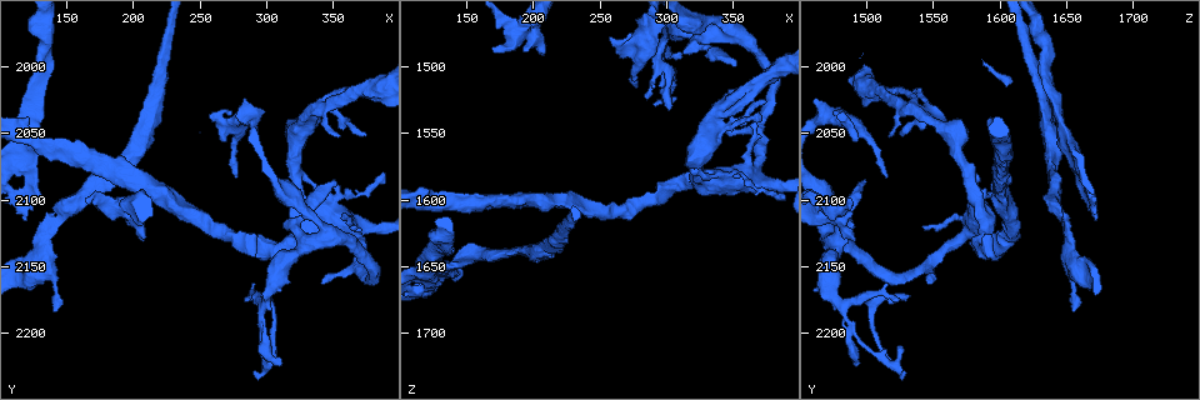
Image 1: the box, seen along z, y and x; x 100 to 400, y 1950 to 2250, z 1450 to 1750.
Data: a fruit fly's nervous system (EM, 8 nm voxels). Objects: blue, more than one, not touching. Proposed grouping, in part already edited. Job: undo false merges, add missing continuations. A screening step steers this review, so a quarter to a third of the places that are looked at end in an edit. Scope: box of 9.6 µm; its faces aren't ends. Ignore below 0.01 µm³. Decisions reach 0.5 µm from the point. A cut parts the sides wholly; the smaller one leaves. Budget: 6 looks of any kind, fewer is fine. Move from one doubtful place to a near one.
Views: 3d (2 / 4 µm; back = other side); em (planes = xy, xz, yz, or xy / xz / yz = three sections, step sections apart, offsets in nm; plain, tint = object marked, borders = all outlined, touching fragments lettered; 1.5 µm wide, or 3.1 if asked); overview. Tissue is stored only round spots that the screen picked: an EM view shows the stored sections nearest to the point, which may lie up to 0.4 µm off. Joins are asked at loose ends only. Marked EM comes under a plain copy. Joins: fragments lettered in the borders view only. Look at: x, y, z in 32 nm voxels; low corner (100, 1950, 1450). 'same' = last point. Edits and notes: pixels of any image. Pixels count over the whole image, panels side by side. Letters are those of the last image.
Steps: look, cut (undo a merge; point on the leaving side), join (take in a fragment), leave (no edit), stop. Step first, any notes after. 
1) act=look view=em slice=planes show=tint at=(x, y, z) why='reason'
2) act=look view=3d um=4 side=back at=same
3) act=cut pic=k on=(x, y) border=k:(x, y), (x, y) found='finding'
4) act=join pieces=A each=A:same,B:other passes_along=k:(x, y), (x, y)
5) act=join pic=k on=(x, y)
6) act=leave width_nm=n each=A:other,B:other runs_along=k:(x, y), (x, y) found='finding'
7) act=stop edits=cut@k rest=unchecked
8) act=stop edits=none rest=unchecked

act=look view=3d um=2 at=(166, 2100, 1488) why='an open end'

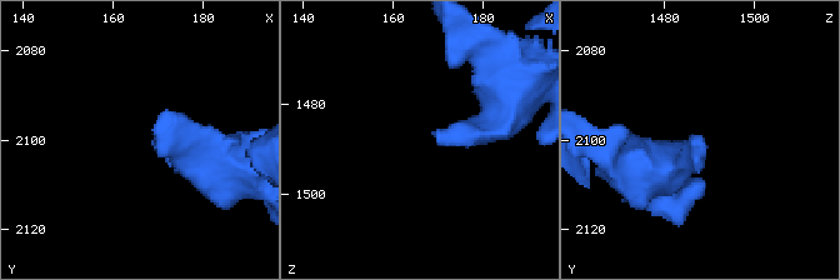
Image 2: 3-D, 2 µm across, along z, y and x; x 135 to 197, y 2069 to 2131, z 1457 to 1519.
act=look view=em um=3.1 slice=yz step=16 show=borders at=(168, 2100, 1487) why='need the tissue'

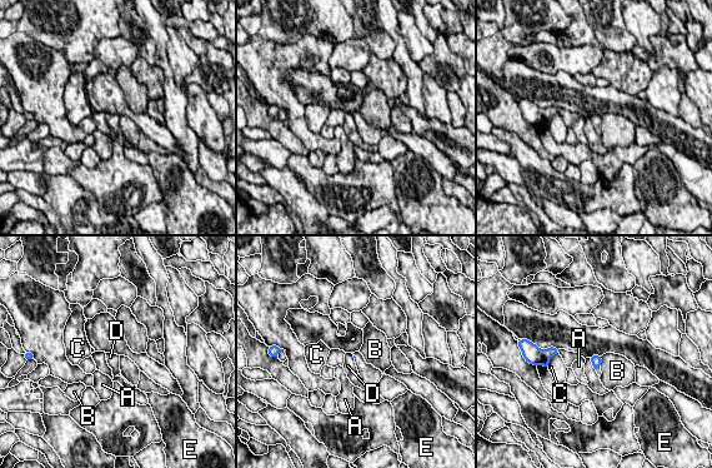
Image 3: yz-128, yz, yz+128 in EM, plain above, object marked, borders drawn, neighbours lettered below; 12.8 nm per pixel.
act=look view=em um=3.1 slice=planes show=borders at=same

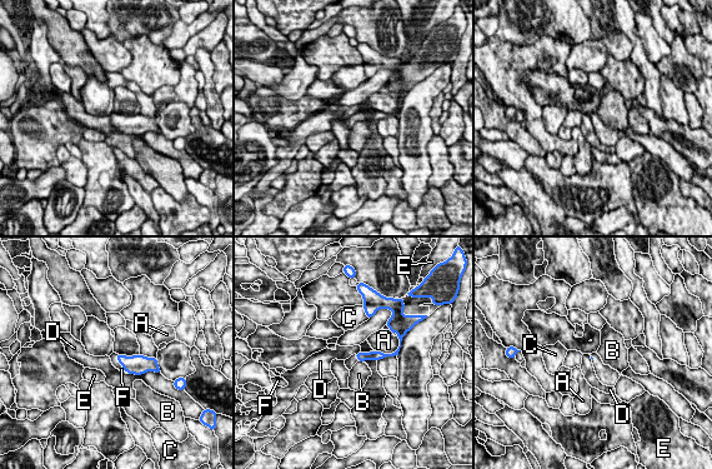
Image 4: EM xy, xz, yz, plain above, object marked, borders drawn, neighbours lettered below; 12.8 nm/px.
act=join pieces=F each=A:other,B:other,C:other,D:other,E:other,F:same found='the neuron continues'

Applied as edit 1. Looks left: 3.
act=look view=em slice=planes show=borders at=(284, 2174, 1526) why='branch stops here'

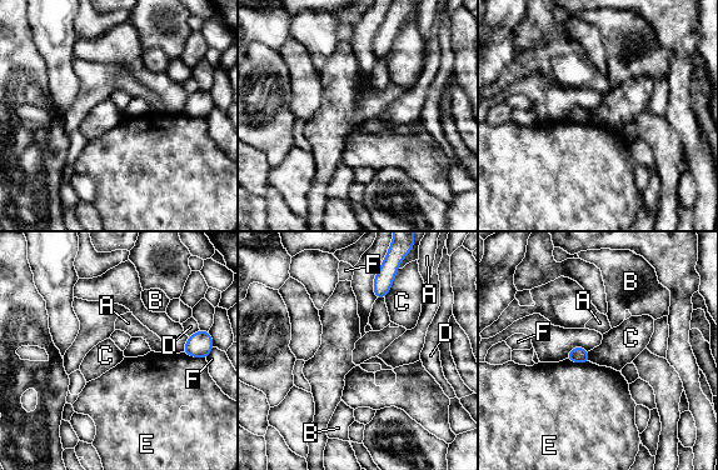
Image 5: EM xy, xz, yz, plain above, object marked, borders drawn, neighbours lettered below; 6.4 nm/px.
act=leave each=A:other,B:other,C:other,D:other,E:other,F:other border=5:(395, 276), (392, 289), (384, 298) found='no lettered fragment goes on from it'

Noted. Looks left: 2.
act=stop edits=join@4 rest=unchecked

